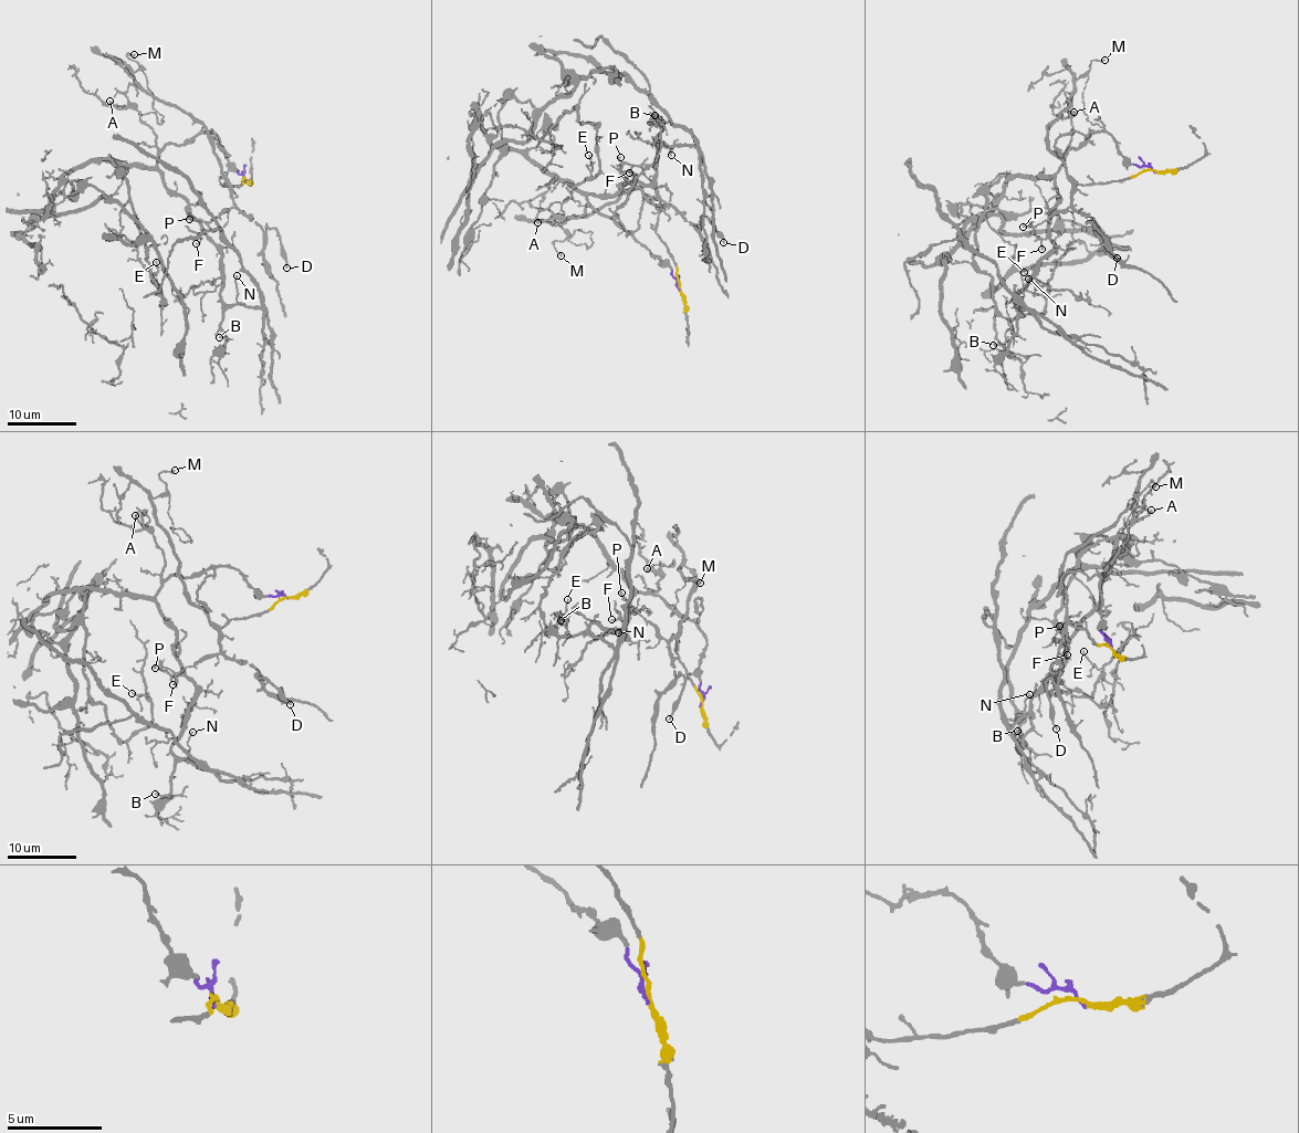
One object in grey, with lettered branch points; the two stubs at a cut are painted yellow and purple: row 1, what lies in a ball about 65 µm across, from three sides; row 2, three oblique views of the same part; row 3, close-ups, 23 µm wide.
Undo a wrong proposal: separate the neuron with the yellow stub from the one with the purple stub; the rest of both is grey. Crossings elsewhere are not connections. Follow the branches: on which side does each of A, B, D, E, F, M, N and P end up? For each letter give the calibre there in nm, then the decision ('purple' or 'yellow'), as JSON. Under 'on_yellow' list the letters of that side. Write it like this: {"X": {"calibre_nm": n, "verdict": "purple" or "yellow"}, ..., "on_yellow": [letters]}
{"A": {"calibre_nm": 190, "verdict": "purple"}, "B": {"calibre_nm": 140, "verdict": "purple"}, "D": {"calibre_nm": 120, "verdict": "yellow"}, "E": {"calibre_nm": 110, "verdict": "purple"}, "F": {"calibre_nm": 110, "verdict": "purple"}, "M": {"calibre_nm": 140, "verdict": "yellow"}, "N": {"calibre_nm": 110, "verdict": "purple"}, "P": {"calibre_nm": 140, "verdict": "yellow"}, "on_yellow": ["D", "M", "P"]}

